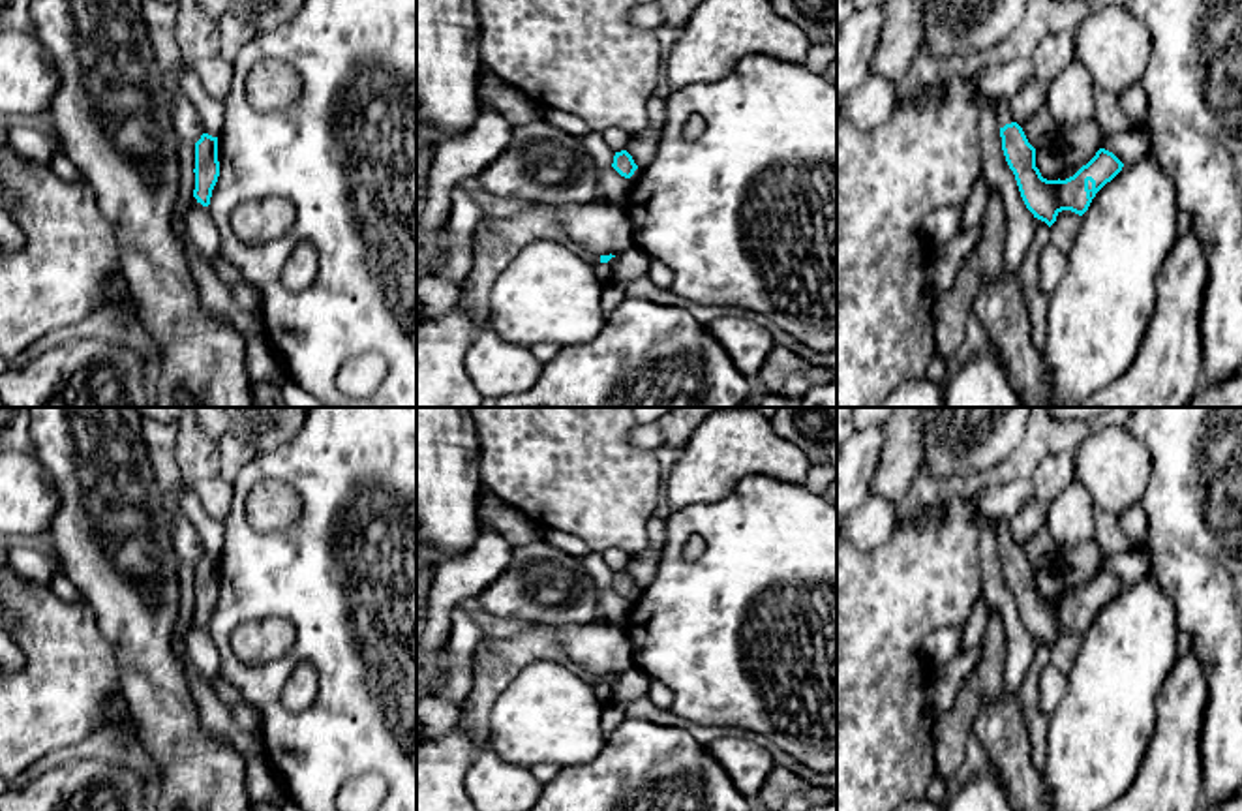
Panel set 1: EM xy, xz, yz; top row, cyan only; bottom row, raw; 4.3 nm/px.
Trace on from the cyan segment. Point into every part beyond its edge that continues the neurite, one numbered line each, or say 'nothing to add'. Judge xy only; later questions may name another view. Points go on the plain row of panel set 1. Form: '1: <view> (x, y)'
nothing to add

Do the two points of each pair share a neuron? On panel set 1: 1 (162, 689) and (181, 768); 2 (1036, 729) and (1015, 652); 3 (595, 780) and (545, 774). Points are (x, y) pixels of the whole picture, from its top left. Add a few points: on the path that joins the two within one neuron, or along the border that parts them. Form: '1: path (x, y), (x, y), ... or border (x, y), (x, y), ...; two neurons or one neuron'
1: path (166, 708), (171, 733), (181, 749); one neuron
2: border (1036, 639), (1032, 663), (1017, 693); two neurons
3: border (563, 768), (545, 785); two neurons

